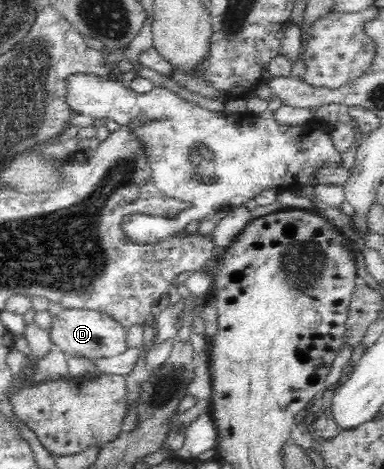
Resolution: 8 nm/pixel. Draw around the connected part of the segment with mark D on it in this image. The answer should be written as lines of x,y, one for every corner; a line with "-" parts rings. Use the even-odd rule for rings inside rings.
63,309
53,316
50,330
52,343
67,355
84,358
111,358
127,350
127,328
111,315
93,310

